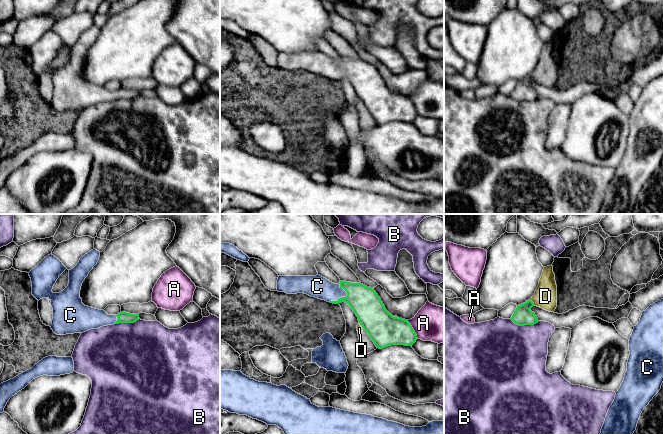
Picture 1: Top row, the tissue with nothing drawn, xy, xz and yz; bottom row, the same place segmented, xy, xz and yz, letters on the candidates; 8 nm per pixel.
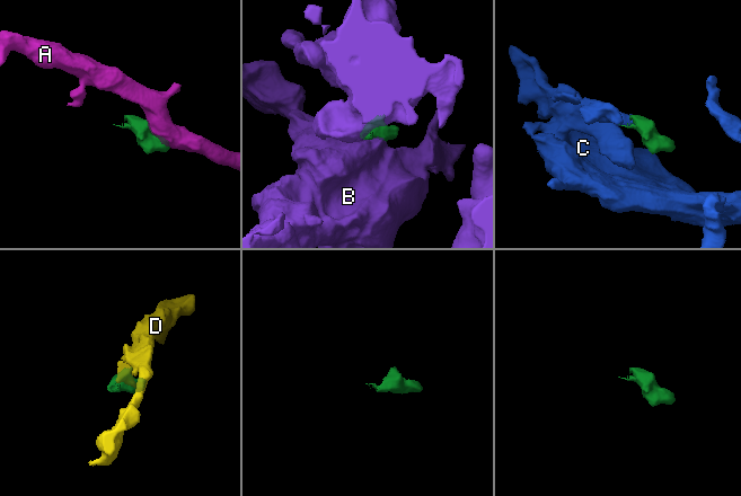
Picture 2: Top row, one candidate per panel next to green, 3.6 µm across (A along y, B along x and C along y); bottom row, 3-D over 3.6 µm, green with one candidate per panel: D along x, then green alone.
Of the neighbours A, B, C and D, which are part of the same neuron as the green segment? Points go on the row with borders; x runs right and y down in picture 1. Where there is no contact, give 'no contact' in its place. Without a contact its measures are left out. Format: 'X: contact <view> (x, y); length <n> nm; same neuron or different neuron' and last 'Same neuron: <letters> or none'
A: contact xz (413, 329); length 180 nm; different neuron
B: contact yz (524, 324); length 240 nm; different neuron
C: contact xz (343, 297); length 170 nm; same neuron
D: contact yz (532, 302); length 70 nm; different neuron
Same neuron: C

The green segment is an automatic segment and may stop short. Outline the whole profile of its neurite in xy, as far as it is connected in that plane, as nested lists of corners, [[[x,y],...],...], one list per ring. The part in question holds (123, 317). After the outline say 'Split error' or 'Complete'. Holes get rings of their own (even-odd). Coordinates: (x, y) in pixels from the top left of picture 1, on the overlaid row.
[[[96,249],[91,250],[80,258],[77,265],[69,270],[69,284],[59,293],[53,293],[52,289],[59,276],[67,269],[62,262],[54,255],[50,254],[45,257],[34,269],[29,272],[32,282],[32,295],[39,301],[42,298],[49,298],[53,308],[53,320],[50,325],[53,332],[57,335],[66,335],[74,333],[83,333],[91,329],[98,329],[103,326],[119,324],[119,323],[134,323],[139,320],[139,314],[130,314],[120,312],[117,315],[108,315],[104,310],[95,309],[85,306],[80,298],[80,290],[83,281],[88,276],[89,272],[97,264],[100,257],[100,252]]]. Split error

